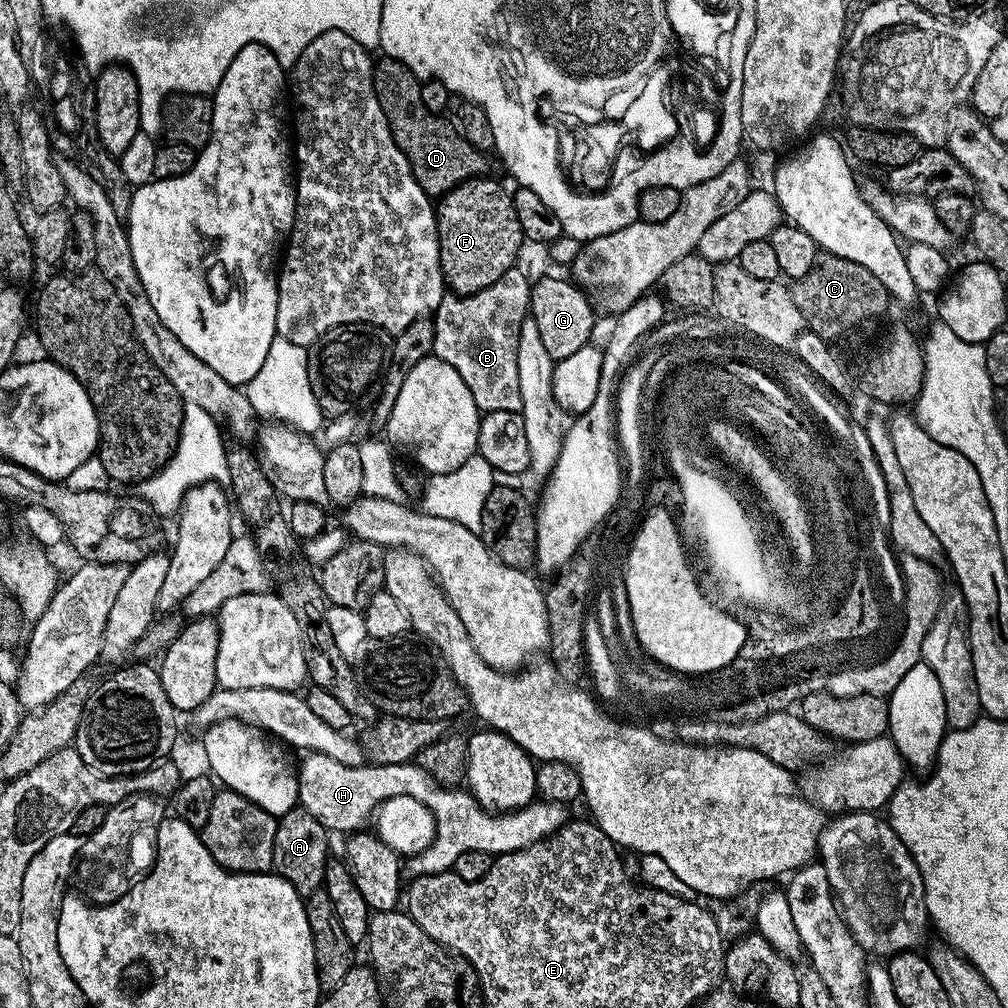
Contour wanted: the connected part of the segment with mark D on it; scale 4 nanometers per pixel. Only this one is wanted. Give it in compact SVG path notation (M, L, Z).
M393 56L386 58L376 74L376 89L379 89L384 111L388 112L390 134L398 150L402 150L418 186L422 186L429 198L439 198L464 180L483 177L487 173L484 171L488 168L489 157L470 146L443 115L431 113L426 108L421 85L418 77Z

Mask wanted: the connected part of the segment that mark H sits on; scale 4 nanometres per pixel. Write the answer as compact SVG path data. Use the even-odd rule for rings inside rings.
M310 752L304 756L304 760L302 764L298 766L297 771L297 780L299 782L299 798L300 803L299 805L306 809L306 811L312 815L314 818L318 819L318 822L323 824L324 828L327 829L329 832L335 832L335 830L346 830L345 832L356 832L359 831L365 824L363 824L367 819L368 821L373 817L376 809L381 806L384 802L388 801L392 797L412 797L418 799L418 802L422 802L425 804L426 807L434 814L434 818L436 819L436 838L433 840L432 845L426 850L422 850L419 852L418 855L411 857L407 861L406 868L412 871L411 875L413 877L418 876L433 876L436 872L446 872L449 871L455 865L456 859L458 858L458 854L462 854L466 850L478 850L479 852L486 852L489 856L495 858L500 855L501 852L517 852L518 850L522 850L526 846L530 846L531 844L537 844L539 840L544 839L546 836L552 835L553 832L556 831L557 828L561 828L566 821L569 819L568 816L568 808L562 804L550 804L547 800L537 799L535 802L528 804L524 808L517 808L514 812L506 812L503 814L493 814L480 805L476 801L474 797L472 797L472 793L465 790L463 787L456 786L445 786L437 782L434 777L426 771L422 770L421 767L414 762L408 761L406 763L384 763L384 764L365 764L360 767L352 767L352 766L344 766L341 762L334 760L334 758L330 758L330 756L326 756L323 753L318 752Z

